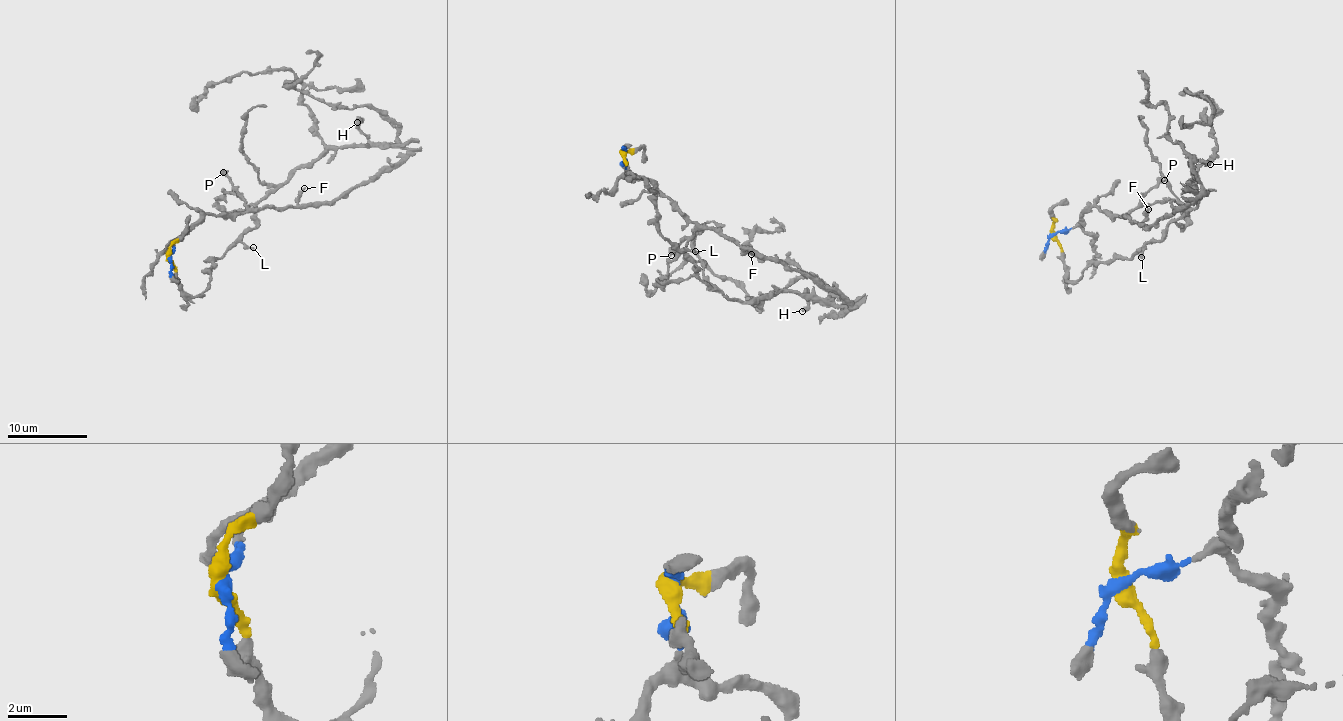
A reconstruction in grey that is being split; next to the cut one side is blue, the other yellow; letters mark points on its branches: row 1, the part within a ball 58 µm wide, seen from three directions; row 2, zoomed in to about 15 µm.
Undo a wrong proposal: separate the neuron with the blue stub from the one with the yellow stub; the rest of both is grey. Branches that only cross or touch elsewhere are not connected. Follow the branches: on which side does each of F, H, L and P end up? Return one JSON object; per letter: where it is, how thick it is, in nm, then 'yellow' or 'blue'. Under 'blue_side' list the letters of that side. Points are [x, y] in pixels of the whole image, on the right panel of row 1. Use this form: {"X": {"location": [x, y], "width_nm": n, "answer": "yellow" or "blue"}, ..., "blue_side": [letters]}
{"F": {"location": [1148, 209], "width_nm": 320, "answer": "blue"}, "H": {"location": [1210, 164], "width_nm": 400, "answer": "yellow"}, "L": {"location": [1141, 257], "width_nm": 190, "answer": "yellow"}, "P": {"location": [1164, 180], "width_nm": 460, "answer": "blue"}, "blue_side": ["F", "P"]}

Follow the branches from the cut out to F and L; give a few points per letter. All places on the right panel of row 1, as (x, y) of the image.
F: (1053, 234), (1067, 232), (1093, 206), (1140, 223), (1149, 209)
L: (1053, 234), (1060, 249), (1066, 279), (1075, 281), (1092, 263), (1125, 258), (1143, 249), (1141, 258)

